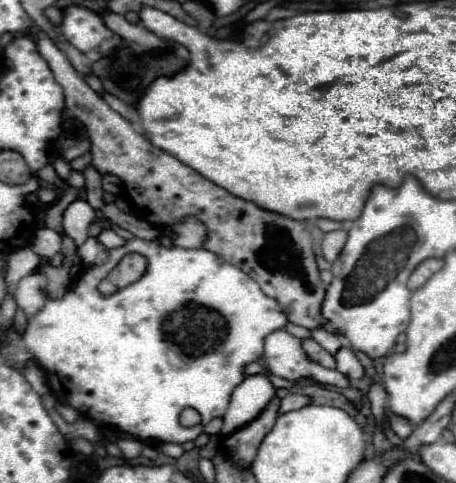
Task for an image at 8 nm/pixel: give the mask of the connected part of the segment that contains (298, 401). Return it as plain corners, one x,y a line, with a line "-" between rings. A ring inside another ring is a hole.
288,393
282,401
280,401
280,413
288,413
288,411
294,411
294,409
300,409
300,407
304,407
306,403
310,403
310,399
308,397
304,397
304,395
292,395
292,393

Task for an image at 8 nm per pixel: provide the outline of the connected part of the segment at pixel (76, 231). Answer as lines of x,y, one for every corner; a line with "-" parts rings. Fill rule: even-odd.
76,199
64,211
64,231
80,247
88,239
88,227
92,225
94,219
96,219
94,209
86,201

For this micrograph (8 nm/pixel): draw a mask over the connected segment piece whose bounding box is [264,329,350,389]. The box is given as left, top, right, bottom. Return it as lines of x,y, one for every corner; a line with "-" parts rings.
274,331
266,337
264,341
264,357
268,369
292,383
324,383
324,385
334,385
334,387
350,387
350,381
346,375
326,369
312,361
304,349
302,341
290,335
288,331

